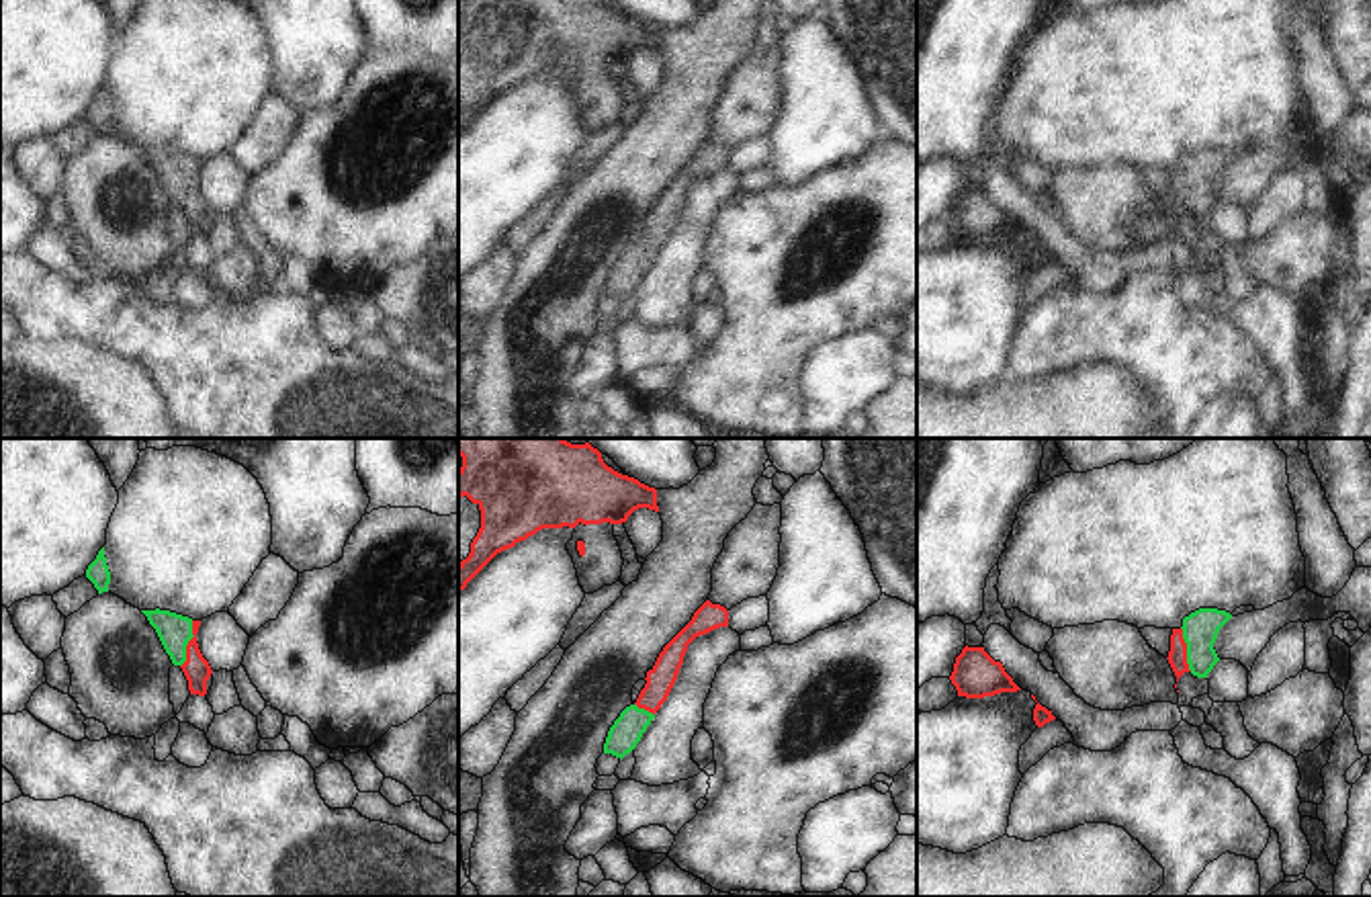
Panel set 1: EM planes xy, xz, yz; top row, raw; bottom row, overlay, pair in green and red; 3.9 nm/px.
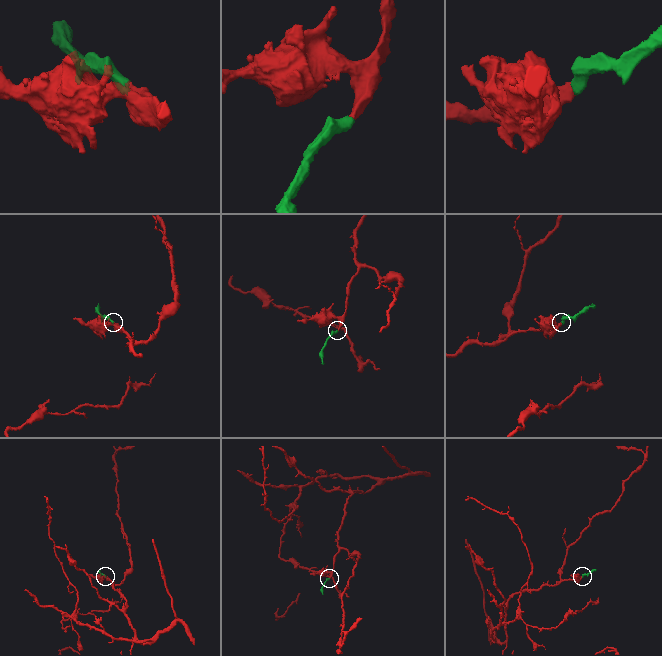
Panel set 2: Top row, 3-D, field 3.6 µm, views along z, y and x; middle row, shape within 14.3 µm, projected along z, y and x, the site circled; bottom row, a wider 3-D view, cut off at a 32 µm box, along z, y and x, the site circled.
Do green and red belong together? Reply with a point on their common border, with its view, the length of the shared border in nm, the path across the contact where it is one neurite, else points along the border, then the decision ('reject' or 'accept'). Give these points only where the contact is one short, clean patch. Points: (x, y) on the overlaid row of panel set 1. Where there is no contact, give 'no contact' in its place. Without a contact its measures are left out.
meets green in xy at (187, 644); contact 190 nm long; runs through xy (174, 631), (187, 644), (187, 656), (197, 670); accept

